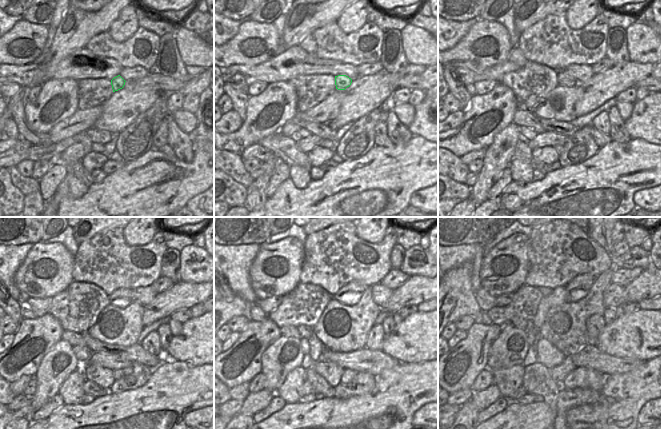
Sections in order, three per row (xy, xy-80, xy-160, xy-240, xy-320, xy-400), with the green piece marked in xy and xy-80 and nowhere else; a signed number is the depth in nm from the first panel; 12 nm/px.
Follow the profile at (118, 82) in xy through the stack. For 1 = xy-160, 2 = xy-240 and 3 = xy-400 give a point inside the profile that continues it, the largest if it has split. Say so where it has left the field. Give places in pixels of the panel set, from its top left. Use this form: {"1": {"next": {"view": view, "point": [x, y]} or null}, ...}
{"1": {"next": {"view": "xy-160", "point": [564, 80]}}, "2": {"next": {"view": "xy-240", "point": [120, 303]}}, "3": {"next": {"view": "xy-400", "point": [578, 287]}}}

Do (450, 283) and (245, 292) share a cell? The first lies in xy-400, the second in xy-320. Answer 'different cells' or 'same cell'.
different cells

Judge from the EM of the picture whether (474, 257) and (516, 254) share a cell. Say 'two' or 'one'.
two

